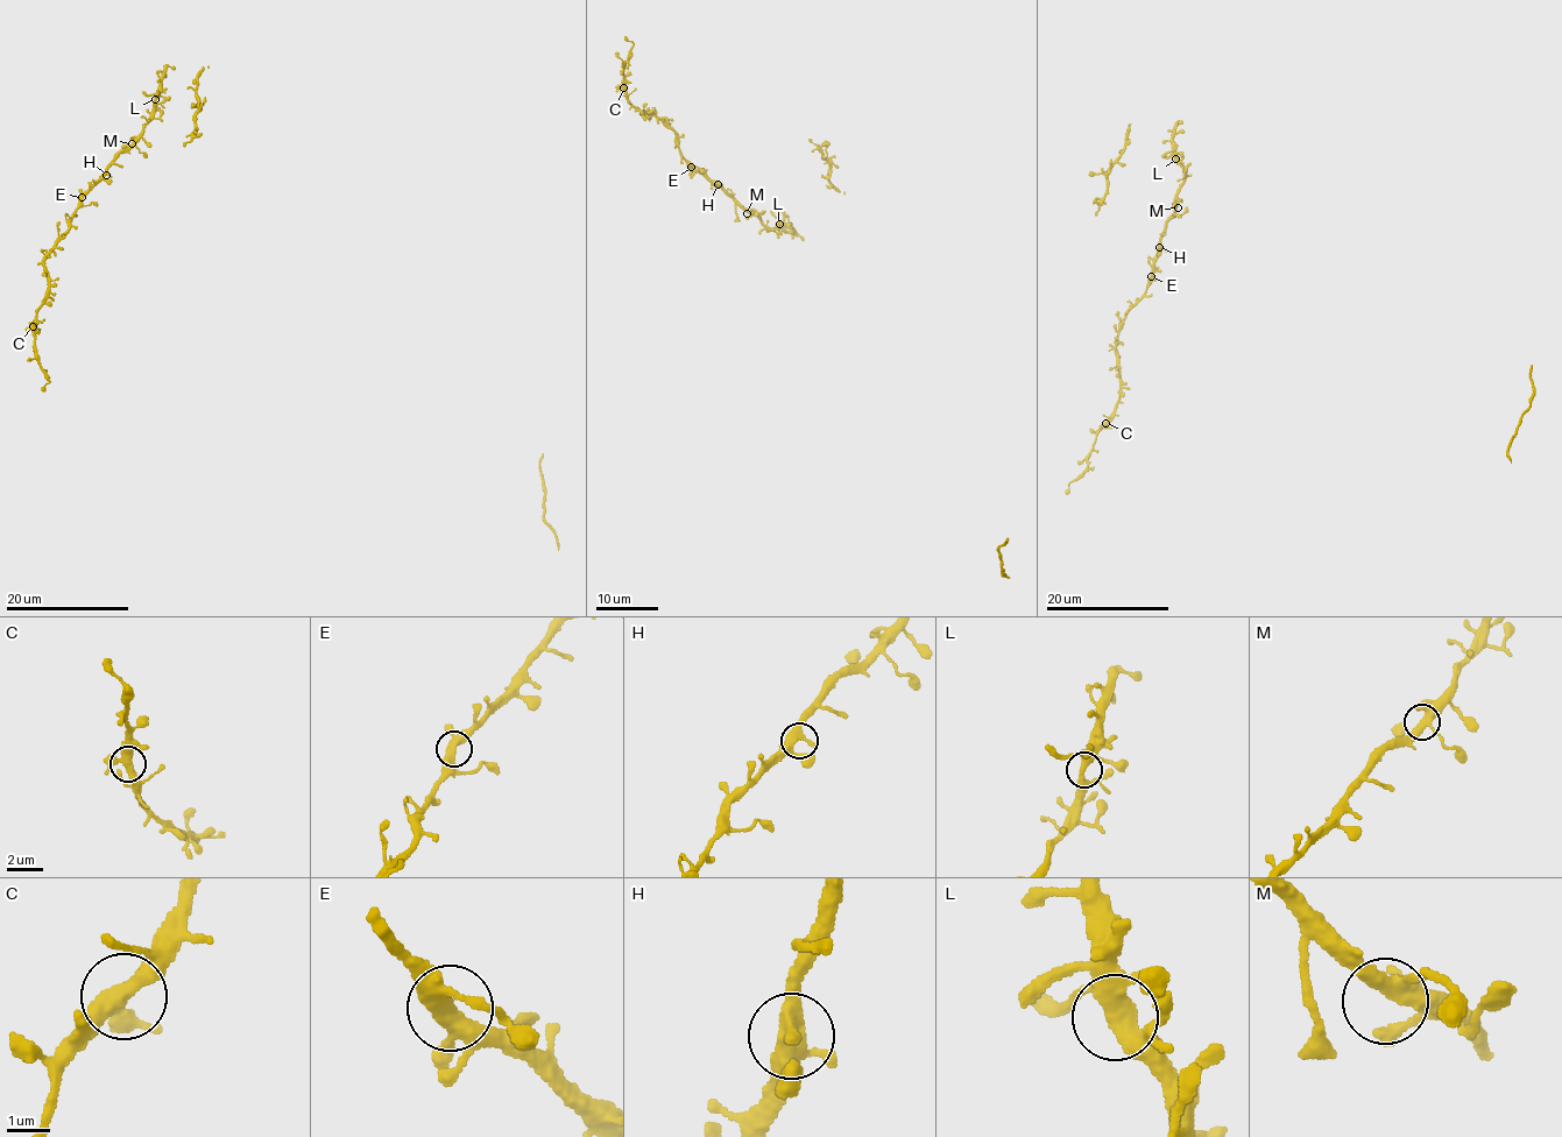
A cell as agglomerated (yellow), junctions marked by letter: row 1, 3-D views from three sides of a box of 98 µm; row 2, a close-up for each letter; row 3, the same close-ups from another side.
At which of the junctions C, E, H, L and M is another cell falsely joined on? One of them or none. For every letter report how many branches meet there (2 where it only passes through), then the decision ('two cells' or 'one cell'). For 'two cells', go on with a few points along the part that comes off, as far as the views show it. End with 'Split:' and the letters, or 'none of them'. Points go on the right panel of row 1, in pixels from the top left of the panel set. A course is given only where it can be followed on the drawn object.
C: 4 | one cell
E: 4 | one cell
H: 4 | one cell
L: 4 | one cell
M: 3 | one cell
Split: none of them

